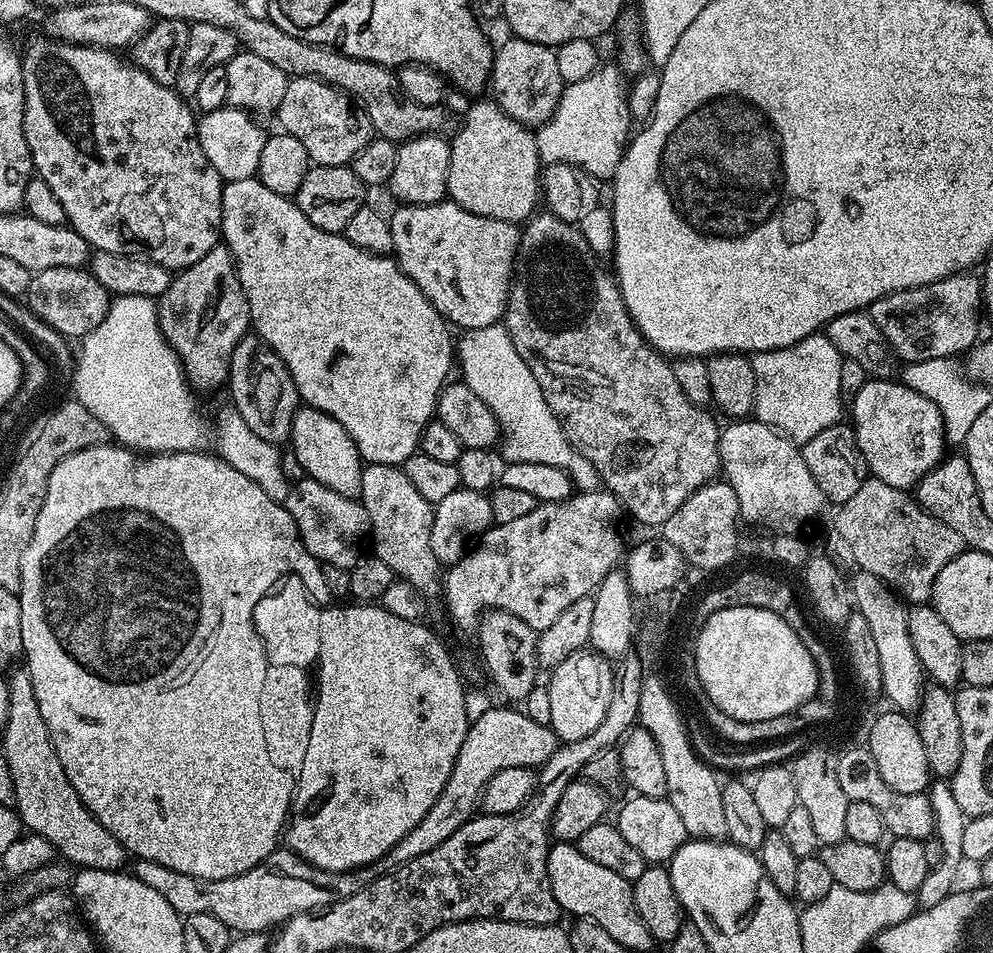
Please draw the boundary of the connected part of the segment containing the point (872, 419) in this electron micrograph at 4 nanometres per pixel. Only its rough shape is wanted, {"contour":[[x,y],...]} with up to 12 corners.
{"contour":[[868,378],[851,427],[868,471],[915,489],[946,455],[914,386]]}

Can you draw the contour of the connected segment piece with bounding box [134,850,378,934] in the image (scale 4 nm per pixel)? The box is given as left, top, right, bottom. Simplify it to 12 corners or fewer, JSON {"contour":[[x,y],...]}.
{"contour":[[291,850],[203,880],[137,859],[134,875],[180,917],[267,933],[375,880]]}

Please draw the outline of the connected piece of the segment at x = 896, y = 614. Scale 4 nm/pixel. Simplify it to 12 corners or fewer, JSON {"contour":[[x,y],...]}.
{"contour":[[878,574],[850,576],[855,611],[870,625],[883,695],[906,714],[924,675],[907,605]]}

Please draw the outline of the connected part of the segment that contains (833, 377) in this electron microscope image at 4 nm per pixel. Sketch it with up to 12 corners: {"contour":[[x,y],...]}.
{"contour":[[825,334],[751,357],[755,419],[803,446],[841,423]]}

